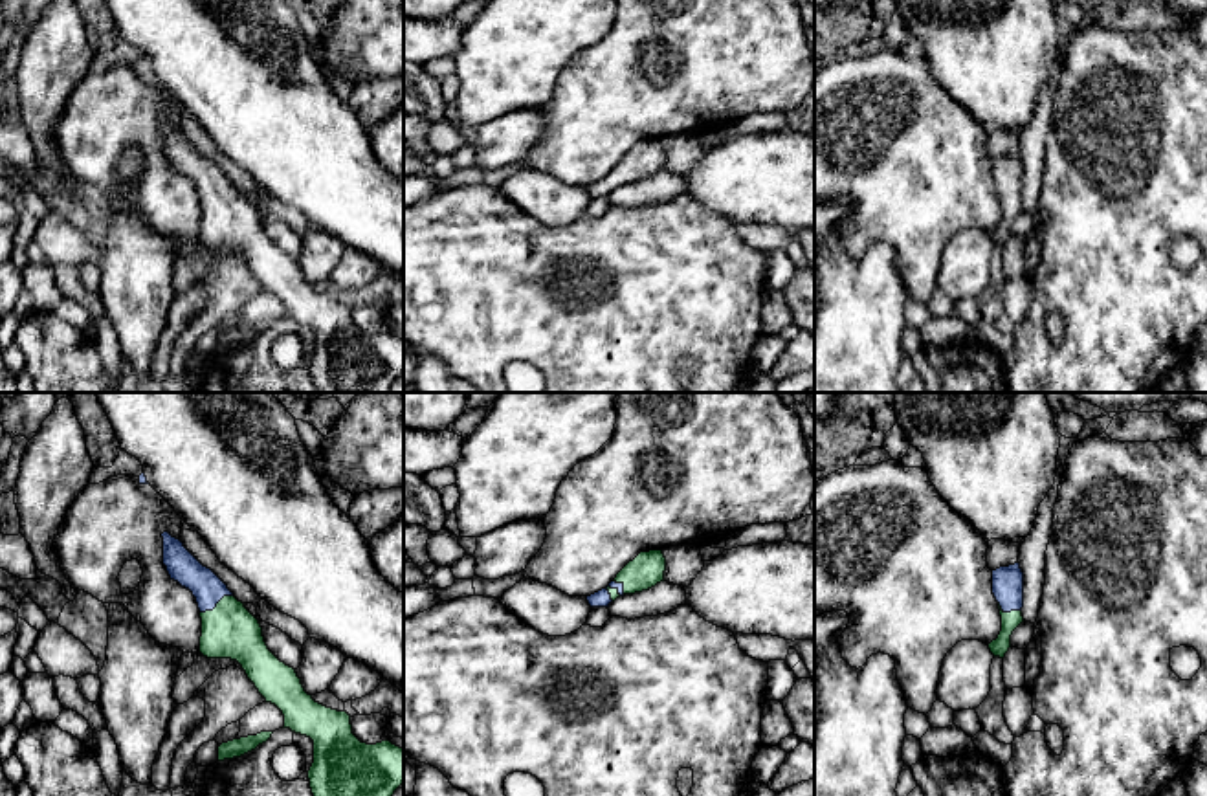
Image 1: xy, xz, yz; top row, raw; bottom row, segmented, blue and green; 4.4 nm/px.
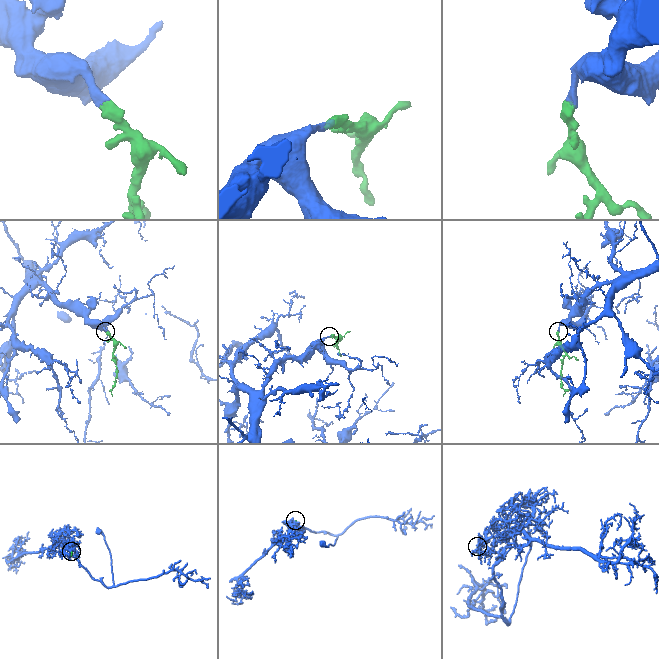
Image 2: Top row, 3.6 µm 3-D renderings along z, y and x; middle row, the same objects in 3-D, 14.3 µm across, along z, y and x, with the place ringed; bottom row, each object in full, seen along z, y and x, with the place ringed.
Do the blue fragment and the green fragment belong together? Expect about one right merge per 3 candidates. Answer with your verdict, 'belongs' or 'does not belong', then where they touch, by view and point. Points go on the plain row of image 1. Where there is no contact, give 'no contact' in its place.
belongs; meets blue in xy at (215, 195)

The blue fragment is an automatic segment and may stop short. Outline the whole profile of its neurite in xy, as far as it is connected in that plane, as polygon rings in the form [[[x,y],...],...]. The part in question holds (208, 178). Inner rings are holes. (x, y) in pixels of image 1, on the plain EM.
[[[163,127],[163,154],[171,169],[196,187],[207,248],[237,249],[266,292],[284,304],[284,315],[314,330],[308,359],[317,392],[389,392],[404,372],[404,337],[391,330],[361,332],[352,323],[350,304],[312,288],[295,259],[266,235],[259,209],[227,174],[204,156],[180,128]]]

